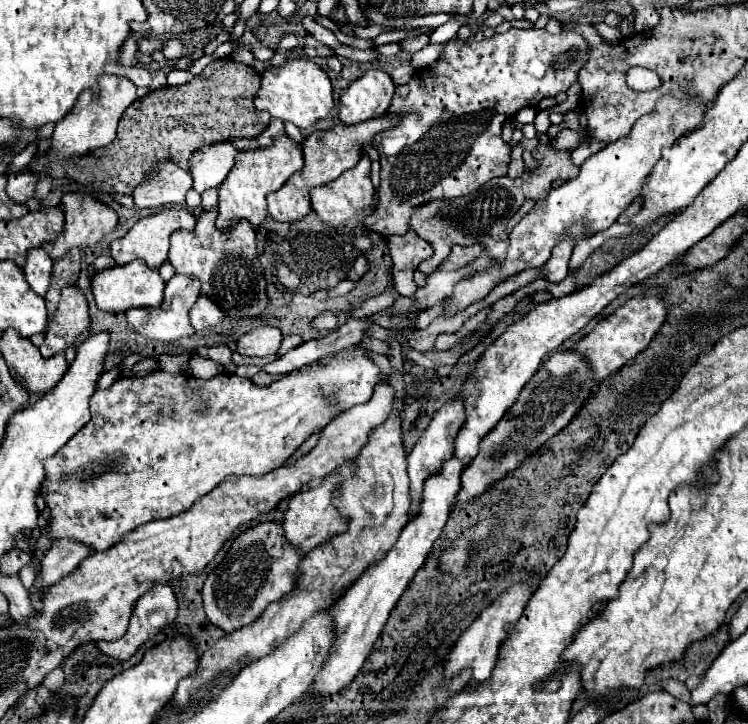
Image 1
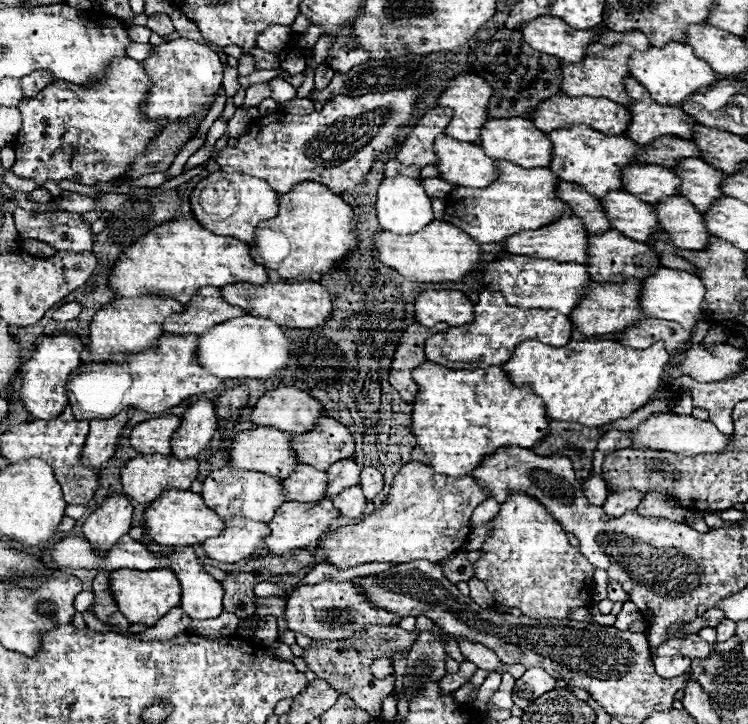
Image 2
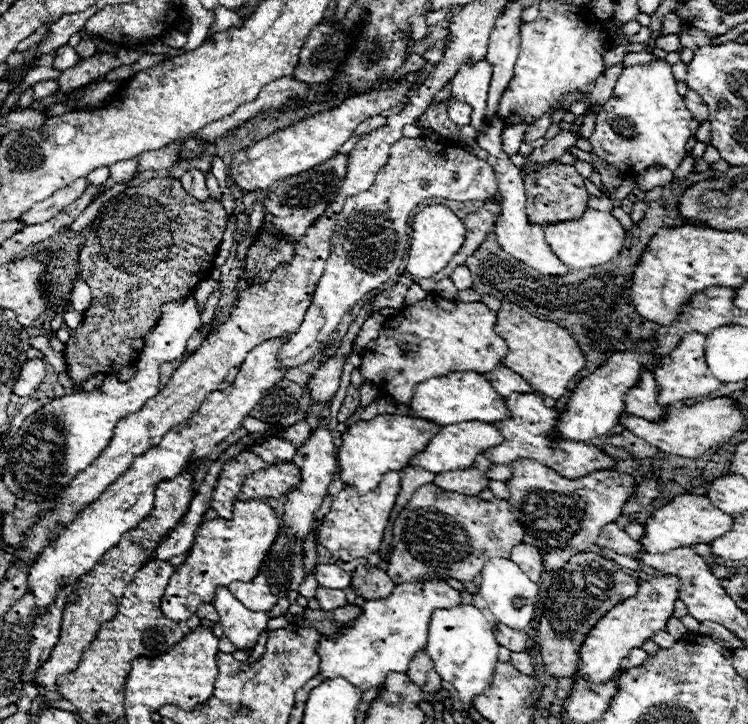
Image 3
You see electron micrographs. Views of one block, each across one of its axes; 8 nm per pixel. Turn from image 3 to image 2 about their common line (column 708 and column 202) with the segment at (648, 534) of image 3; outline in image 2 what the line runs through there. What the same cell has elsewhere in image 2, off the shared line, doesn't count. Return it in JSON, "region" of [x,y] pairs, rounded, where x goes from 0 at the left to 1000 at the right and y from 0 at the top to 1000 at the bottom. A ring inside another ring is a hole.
{"region":[[[225,674],[214,691],[206,691],[195,707],[193,707],[193,732],[198,743],[214,754],[257,754],[257,751],[270,751],[278,743],[294,740],[299,732],[299,721],[289,707],[275,702],[273,691],[254,680],[235,680],[235,674]]]}

